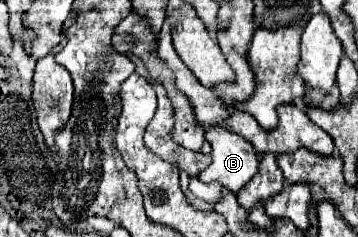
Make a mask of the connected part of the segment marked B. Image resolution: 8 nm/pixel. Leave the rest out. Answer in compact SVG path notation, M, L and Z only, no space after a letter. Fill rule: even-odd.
M209 128L205 132L205 140L211 144L211 164L201 172L201 182L213 182L219 180L223 186L227 186L235 196L245 188L245 184L257 174L259 158L253 150L253 146L237 136L235 132L229 132L225 128Z

